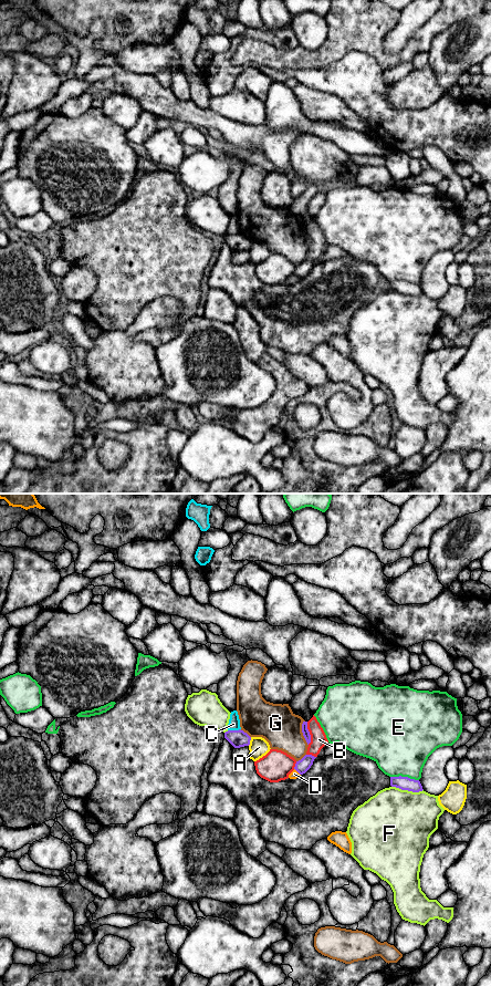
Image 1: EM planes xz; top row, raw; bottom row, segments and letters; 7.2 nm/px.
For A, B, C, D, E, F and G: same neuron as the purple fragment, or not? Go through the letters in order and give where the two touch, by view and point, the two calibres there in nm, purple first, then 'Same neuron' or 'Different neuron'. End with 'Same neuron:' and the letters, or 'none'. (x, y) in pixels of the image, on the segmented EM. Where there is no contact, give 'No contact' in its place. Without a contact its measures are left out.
A: Touches purple at xz (249, 741). Thickness 130 nm (purple) against 140 nm. Different neuron
B: Touches purple at xz (309, 733). Thickness 50 nm (purple) against 120 nm. Different neuron
C: Touches purple at xz (233, 730). Thickness 130 nm (purple) against 80 nm. Different neuron
D: Touches purple at xz (296, 770). Thickness 100 nm (purple) against 60 nm. Different neuron
E: Touches purple at xz (405, 777). Thickness 100 nm (purple) against 440 nm. Different neuron
F: Touches purple at xz (407, 789). Thickness 100 nm (purple) against 480 nm. Different neuron
G: Touches purple at xz (302, 732). Thickness 50 nm (purple) against 280 nm. Different neuron
Same neuron: none

